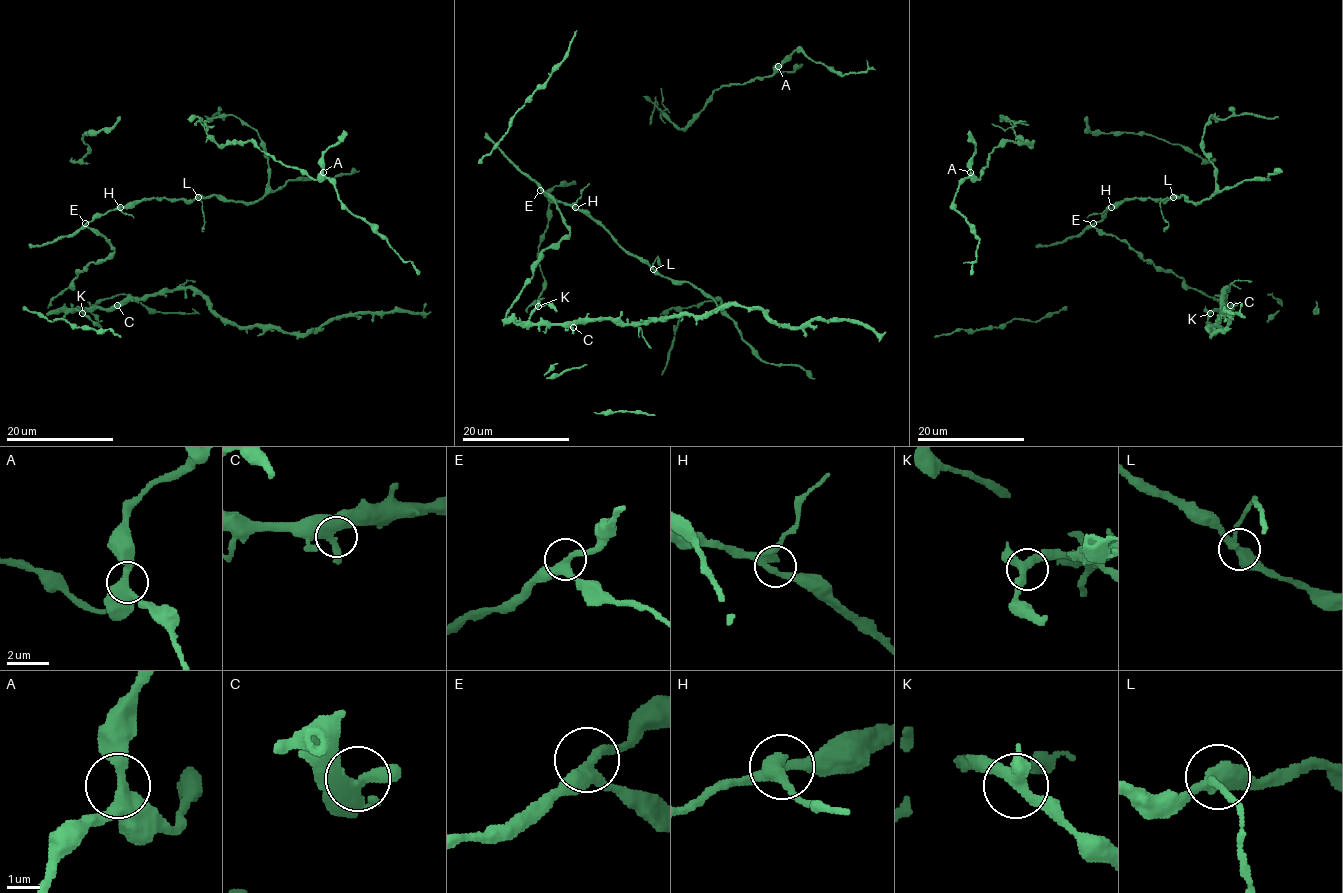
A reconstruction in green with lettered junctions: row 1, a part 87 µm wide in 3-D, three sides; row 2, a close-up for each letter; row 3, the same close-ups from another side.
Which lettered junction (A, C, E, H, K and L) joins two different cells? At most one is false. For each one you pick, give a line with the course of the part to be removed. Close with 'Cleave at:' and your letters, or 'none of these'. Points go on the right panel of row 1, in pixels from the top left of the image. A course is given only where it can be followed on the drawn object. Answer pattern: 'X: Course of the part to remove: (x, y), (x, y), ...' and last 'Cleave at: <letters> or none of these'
Cleave at: none of these

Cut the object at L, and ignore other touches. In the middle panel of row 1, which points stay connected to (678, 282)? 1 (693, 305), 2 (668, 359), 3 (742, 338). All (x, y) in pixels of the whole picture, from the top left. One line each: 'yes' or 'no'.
1: yes
2: yes
3: yes

